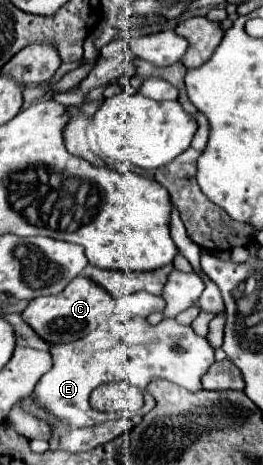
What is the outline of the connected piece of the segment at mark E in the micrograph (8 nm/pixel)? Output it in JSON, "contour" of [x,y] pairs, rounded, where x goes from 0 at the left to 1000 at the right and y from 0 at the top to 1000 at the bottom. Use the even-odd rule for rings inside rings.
{"contour":[[[513,630],[445,641],[422,634],[437,665],[392,695],[376,695],[354,716],[338,712],[338,720],[323,720],[316,729],[194,746],[202,789],[141,824],[133,849],[179,884],[194,884],[270,918],[338,918],[445,897],[437,888],[361,884],[338,871],[346,841],[384,824],[475,815],[498,828],[551,837],[567,819],[612,811],[673,824],[681,832],[703,832],[711,841],[757,841],[764,811],[817,781],[810,746],[726,703],[688,699],[665,686],[620,686],[605,699],[567,699],[551,682],[506,677],[506,634]],[[452,671],[456,682],[433,682]]]}

